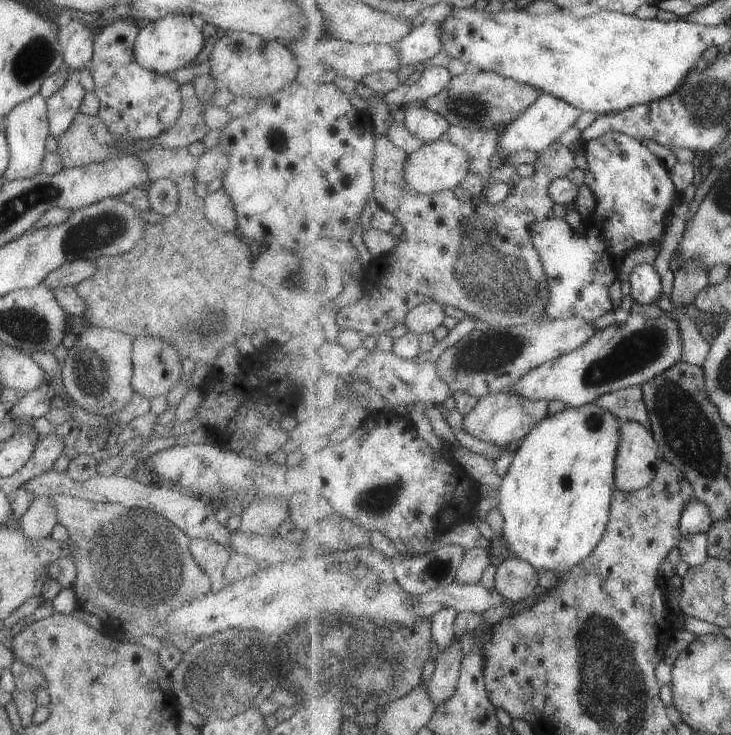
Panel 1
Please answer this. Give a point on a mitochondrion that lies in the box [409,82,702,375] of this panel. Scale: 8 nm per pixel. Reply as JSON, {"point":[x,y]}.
{"point":[498,274]}

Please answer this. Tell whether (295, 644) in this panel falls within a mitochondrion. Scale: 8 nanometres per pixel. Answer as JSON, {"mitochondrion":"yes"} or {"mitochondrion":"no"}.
{"mitochondrion":"yes"}

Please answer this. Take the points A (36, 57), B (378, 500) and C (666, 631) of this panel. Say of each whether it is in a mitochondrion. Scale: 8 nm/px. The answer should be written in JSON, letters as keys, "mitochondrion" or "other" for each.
{"A":"mitochondrion","B":"mitochondrion","C":"other"}

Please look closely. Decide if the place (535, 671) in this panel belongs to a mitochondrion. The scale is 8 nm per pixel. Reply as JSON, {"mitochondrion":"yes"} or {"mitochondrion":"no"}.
{"mitochondrion":"no"}

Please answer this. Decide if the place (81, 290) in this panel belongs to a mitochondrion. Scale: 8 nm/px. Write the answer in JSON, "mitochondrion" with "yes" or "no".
{"mitochondrion":"no"}

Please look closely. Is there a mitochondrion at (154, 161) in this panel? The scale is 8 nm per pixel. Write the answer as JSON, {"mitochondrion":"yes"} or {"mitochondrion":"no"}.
{"mitochondrion":"no"}

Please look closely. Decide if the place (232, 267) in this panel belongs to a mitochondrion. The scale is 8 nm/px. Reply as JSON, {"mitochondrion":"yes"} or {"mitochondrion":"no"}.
{"mitochondrion":"no"}

